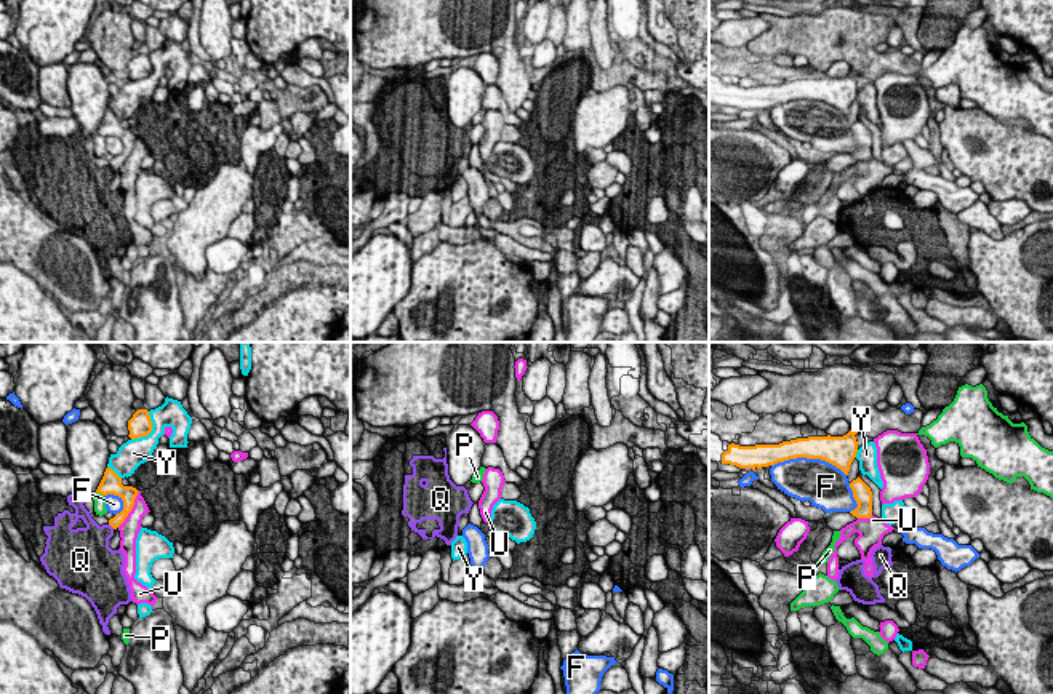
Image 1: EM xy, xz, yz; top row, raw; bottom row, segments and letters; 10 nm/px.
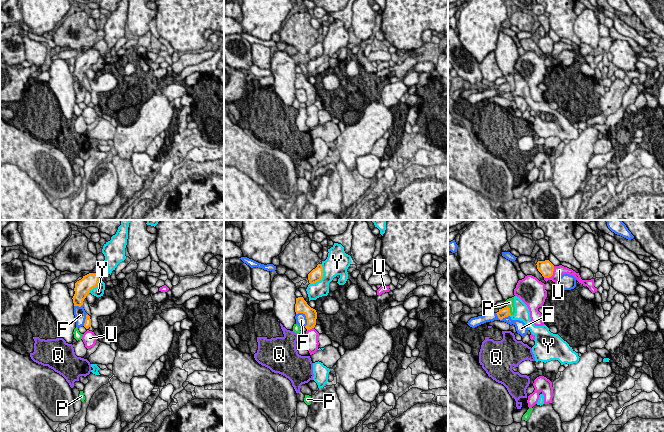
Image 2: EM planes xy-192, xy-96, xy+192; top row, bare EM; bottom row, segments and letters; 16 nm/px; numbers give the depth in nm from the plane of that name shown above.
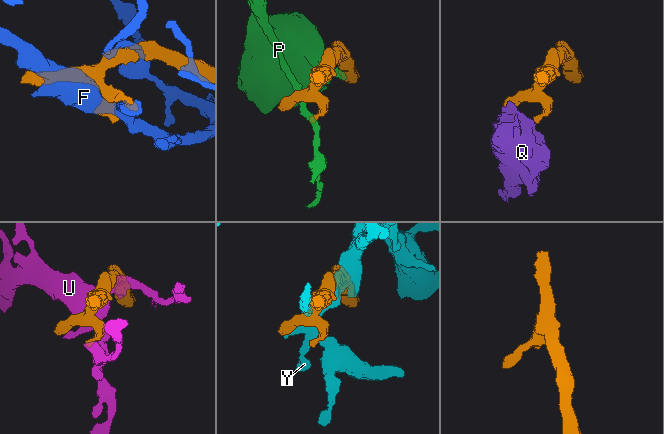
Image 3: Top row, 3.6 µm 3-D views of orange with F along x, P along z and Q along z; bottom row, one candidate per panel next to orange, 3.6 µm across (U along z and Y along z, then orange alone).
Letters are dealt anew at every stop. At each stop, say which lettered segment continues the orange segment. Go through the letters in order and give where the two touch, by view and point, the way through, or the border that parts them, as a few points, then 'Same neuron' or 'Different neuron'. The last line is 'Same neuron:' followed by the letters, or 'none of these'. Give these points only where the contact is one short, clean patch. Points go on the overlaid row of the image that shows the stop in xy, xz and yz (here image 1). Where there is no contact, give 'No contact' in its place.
F: Touches orange at yz (808, 458). Different neuron
P: Touches orange at xy (100, 493). Boundary: xy (96, 491), (103, 496). Different neuron
Q: Touches orange at xy (112, 526). Boundary: xy (109, 523), (114, 528). Different neuron
U: Touches orange at xy (132, 507). Different neuron
Y: Touches orange at xy (151, 430). Different neuron
Same neuron: none of these

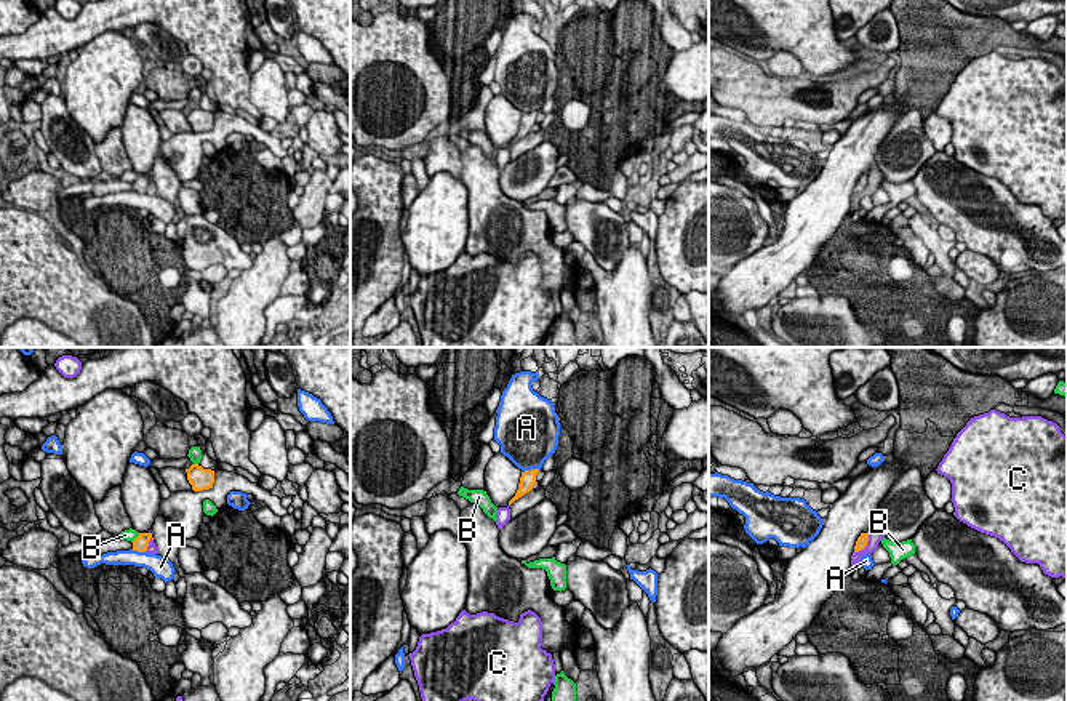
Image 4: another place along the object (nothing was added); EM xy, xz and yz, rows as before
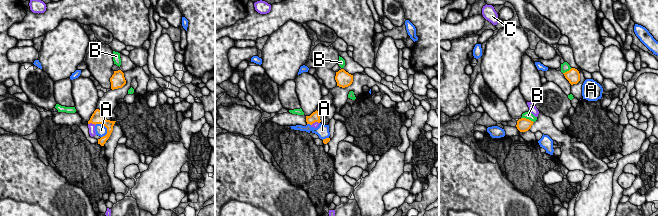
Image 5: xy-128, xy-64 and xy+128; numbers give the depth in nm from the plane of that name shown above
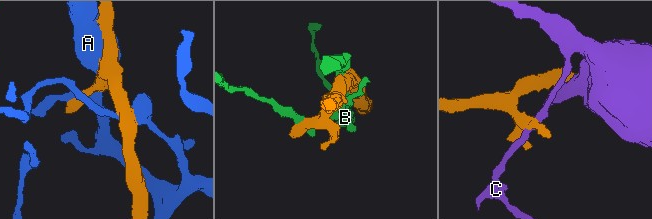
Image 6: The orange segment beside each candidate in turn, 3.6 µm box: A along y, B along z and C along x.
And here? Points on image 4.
A: Touches orange at xz (531, 469). Different neuron
B: Touches orange at xy (136, 538). Different neuron
C: Touches orange at yz (866, 544). Boundary: yz (867, 532), (867, 543), (855, 552). Different neuron
Same neuron: none of these

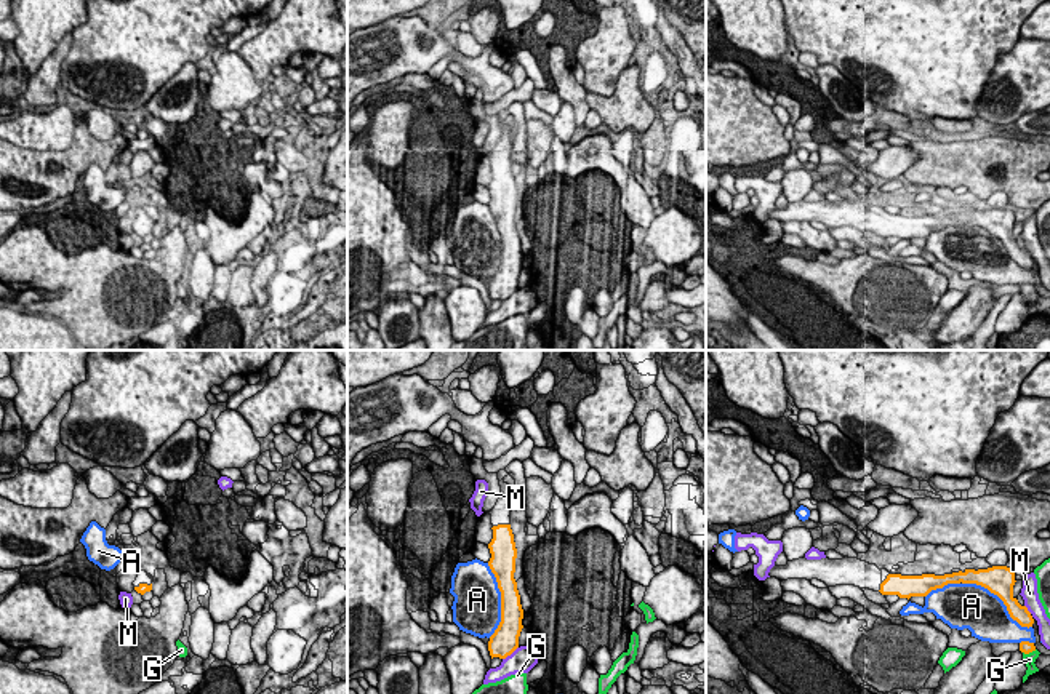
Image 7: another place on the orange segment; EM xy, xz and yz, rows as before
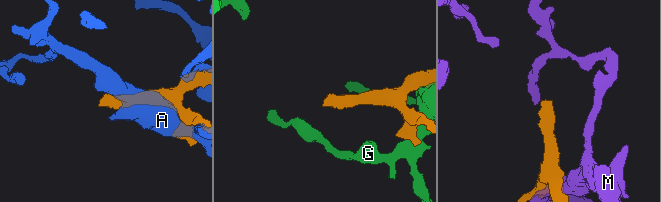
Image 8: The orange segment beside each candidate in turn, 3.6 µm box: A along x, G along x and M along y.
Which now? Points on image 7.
A: Touches orange at yz (1001, 598). Different neuron
G: Touches orange at yz (1029, 651). Different neuron
M: Touches orange at xz (509, 654). Different neuron
Same neuron: none of these

